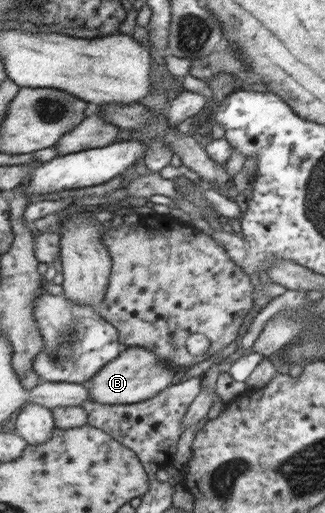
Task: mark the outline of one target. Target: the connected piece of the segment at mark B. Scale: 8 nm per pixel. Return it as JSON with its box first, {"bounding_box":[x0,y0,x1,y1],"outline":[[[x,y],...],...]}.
{"bounding_box":[84,347,172,404],"outline":[[[125,347],[110,363],[104,366],[84,384],[88,399],[98,404],[132,404],[150,399],[164,390],[172,380],[172,372],[164,366],[156,353],[140,347]]]}

